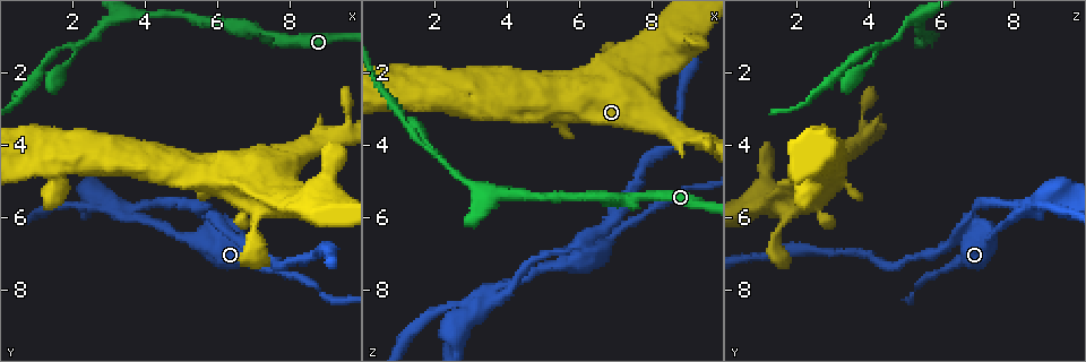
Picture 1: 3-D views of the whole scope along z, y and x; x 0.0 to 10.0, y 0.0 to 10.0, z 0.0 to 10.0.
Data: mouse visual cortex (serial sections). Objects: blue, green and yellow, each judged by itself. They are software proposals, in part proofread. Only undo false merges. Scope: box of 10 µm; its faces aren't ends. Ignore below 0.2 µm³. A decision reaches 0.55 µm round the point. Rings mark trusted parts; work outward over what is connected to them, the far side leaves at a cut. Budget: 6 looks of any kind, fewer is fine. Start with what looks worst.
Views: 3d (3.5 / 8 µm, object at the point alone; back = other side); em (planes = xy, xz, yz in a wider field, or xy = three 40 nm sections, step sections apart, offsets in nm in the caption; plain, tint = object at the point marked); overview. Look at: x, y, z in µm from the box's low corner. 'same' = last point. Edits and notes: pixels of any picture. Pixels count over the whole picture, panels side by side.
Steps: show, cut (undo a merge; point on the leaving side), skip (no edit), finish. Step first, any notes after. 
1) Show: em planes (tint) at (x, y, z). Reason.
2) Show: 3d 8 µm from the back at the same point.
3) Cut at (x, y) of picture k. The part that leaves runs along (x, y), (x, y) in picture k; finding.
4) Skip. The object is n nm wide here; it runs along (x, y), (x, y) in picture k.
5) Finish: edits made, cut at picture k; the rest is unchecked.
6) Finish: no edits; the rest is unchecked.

Show: 3d 3.5 µm at (7.25, 0.80, 5.55). Thin neck.

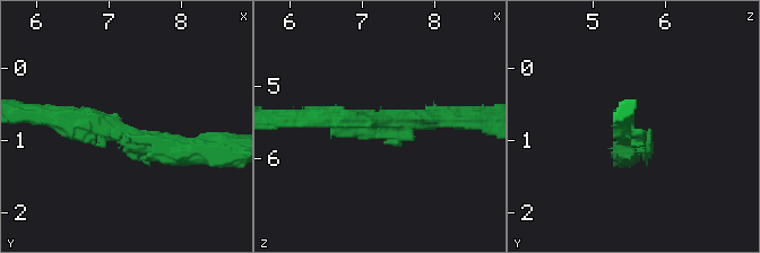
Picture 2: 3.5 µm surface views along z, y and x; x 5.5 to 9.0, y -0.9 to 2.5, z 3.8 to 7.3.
Show: em xy step 2 (tint) at (7.20, 0.85, 5.45). Now the EM.

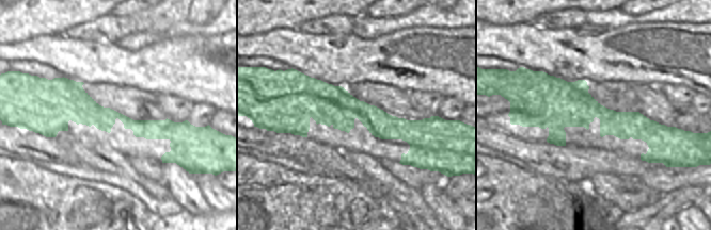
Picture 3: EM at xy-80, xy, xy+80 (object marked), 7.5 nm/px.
Skip. It runs along (190, 149), (44, 119) in picture 2; continuous, no second cell.

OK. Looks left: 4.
Show: 3d 8 µm at (8.80, 7.00, 4.00). Sharp bend.

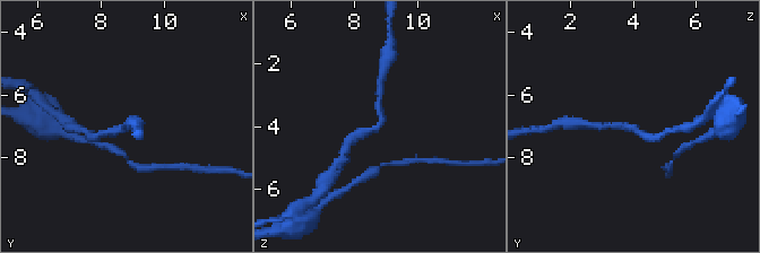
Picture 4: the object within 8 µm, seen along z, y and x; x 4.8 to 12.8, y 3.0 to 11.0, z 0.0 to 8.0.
Show: 3d 3.5 µm from the back at the same point.

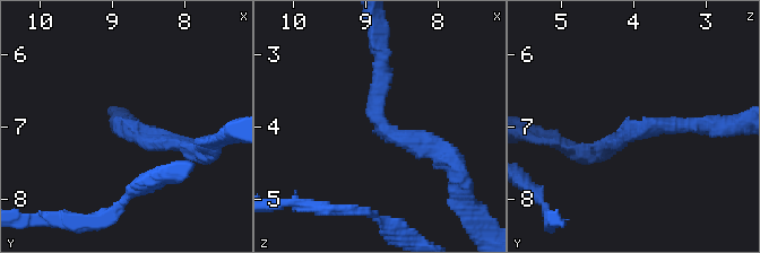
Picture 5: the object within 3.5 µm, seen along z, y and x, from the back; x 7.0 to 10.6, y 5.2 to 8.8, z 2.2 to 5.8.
Show: em xy step 1 (tint) at (8.75, 7.00, 4.05). The arms are 200, 250 nm wide.

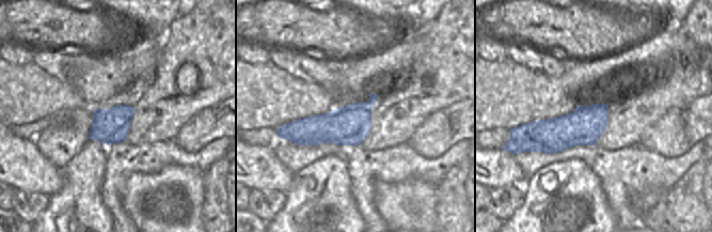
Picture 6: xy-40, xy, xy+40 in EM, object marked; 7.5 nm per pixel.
Skip. It runs along (445, 159), (382, 128), (379, 55) in picture 5; one cell here.

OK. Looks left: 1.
Finish: no edits; the rest is unchecked.

